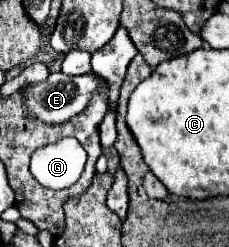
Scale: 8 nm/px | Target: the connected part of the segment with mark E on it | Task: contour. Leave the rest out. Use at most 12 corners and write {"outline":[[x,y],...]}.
{"outline":[[51,72],[23,88],[31,116],[61,124],[111,84]]}

